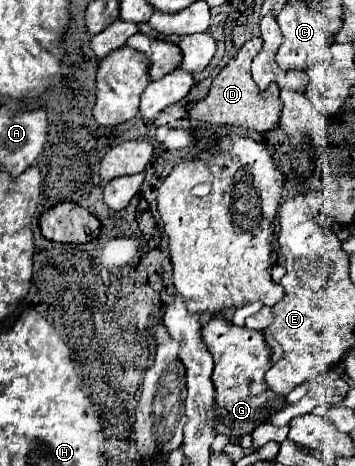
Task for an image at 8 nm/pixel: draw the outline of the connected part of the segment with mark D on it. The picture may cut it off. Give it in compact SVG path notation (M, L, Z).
M260 38L248 40L238 50L238 56L232 62L228 62L226 68L212 80L212 88L210 88L208 96L202 102L198 102L190 112L192 130L198 130L198 128L194 128L196 124L212 124L212 126L240 126L240 128L264 134L278 126L278 112L282 108L282 102L266 100L250 76L250 64L252 64L254 56L260 52L260 48L262 48Z

